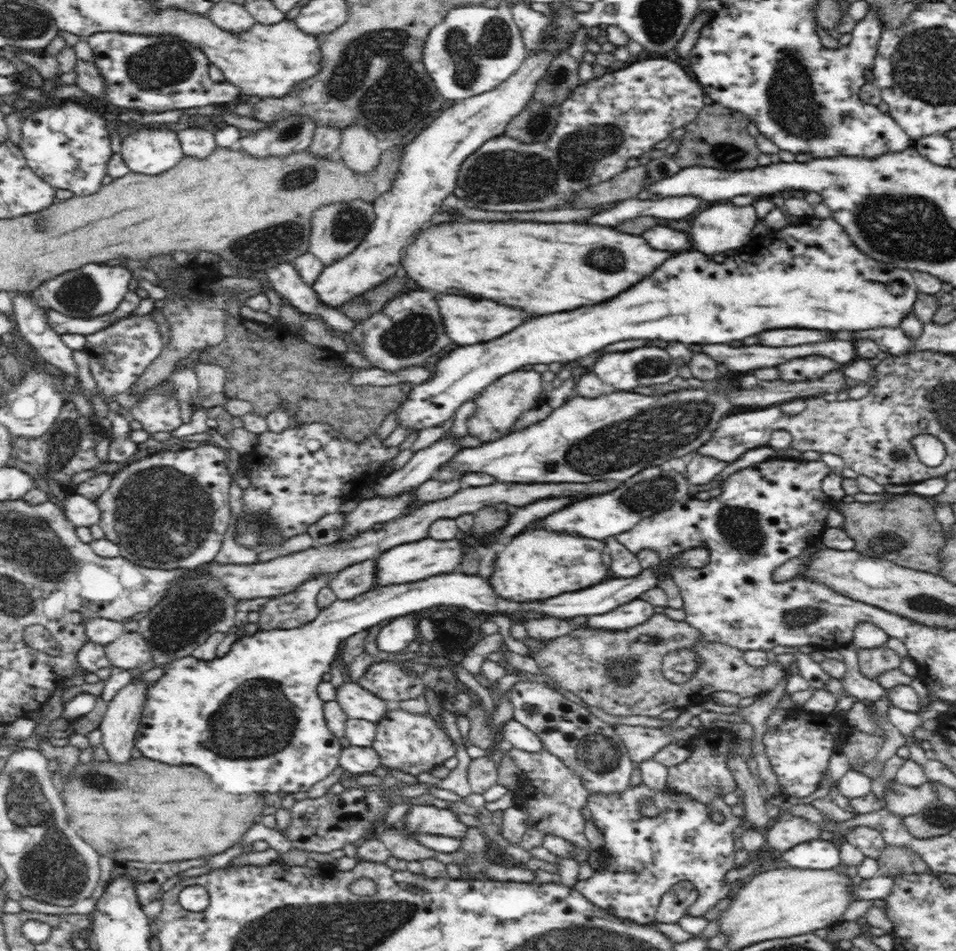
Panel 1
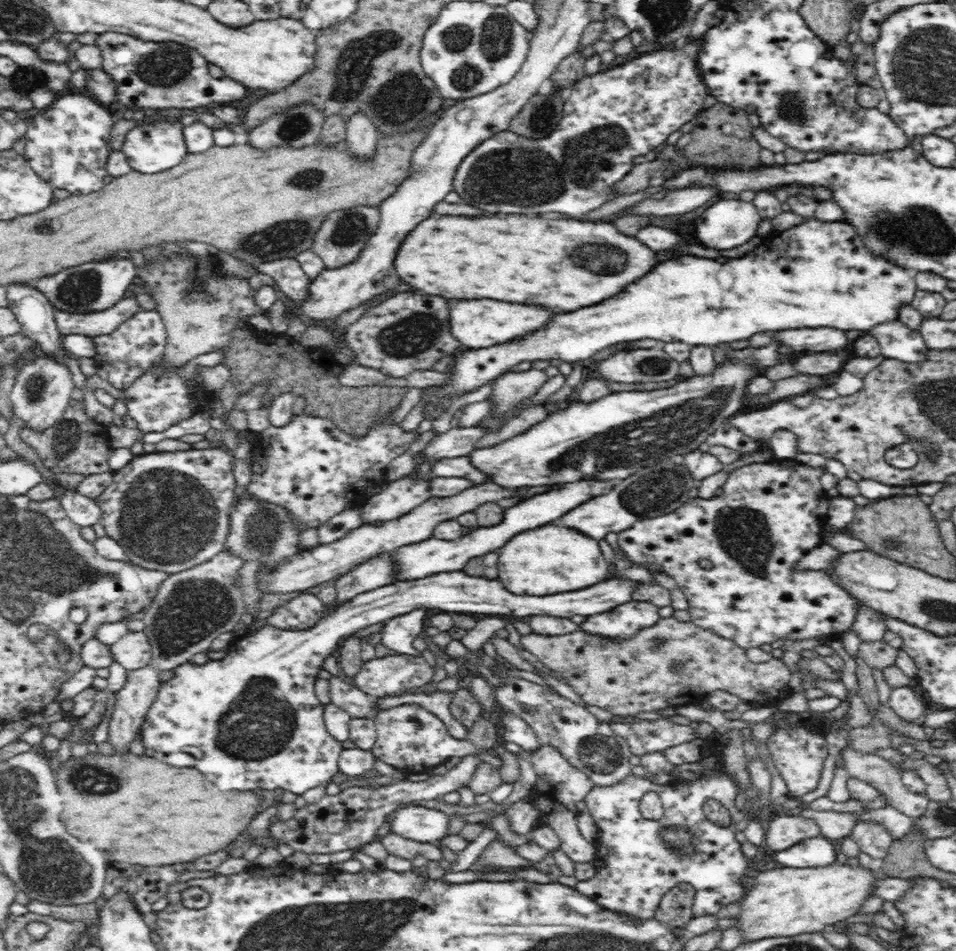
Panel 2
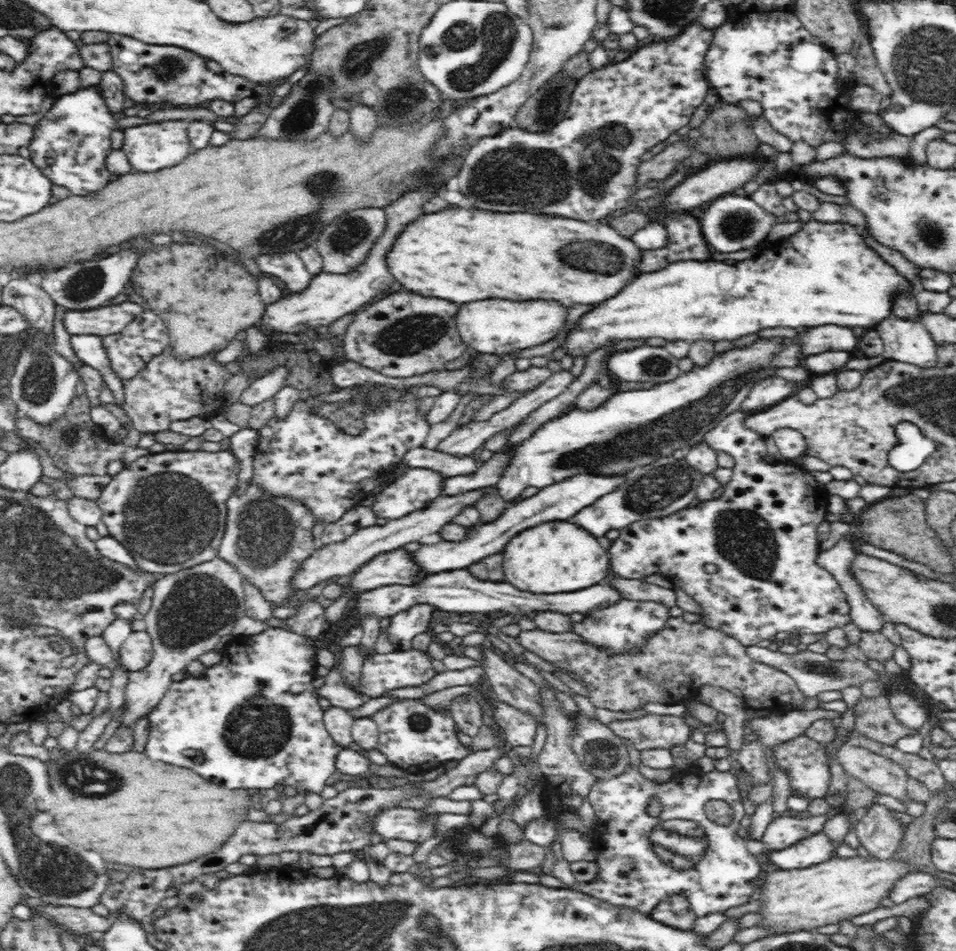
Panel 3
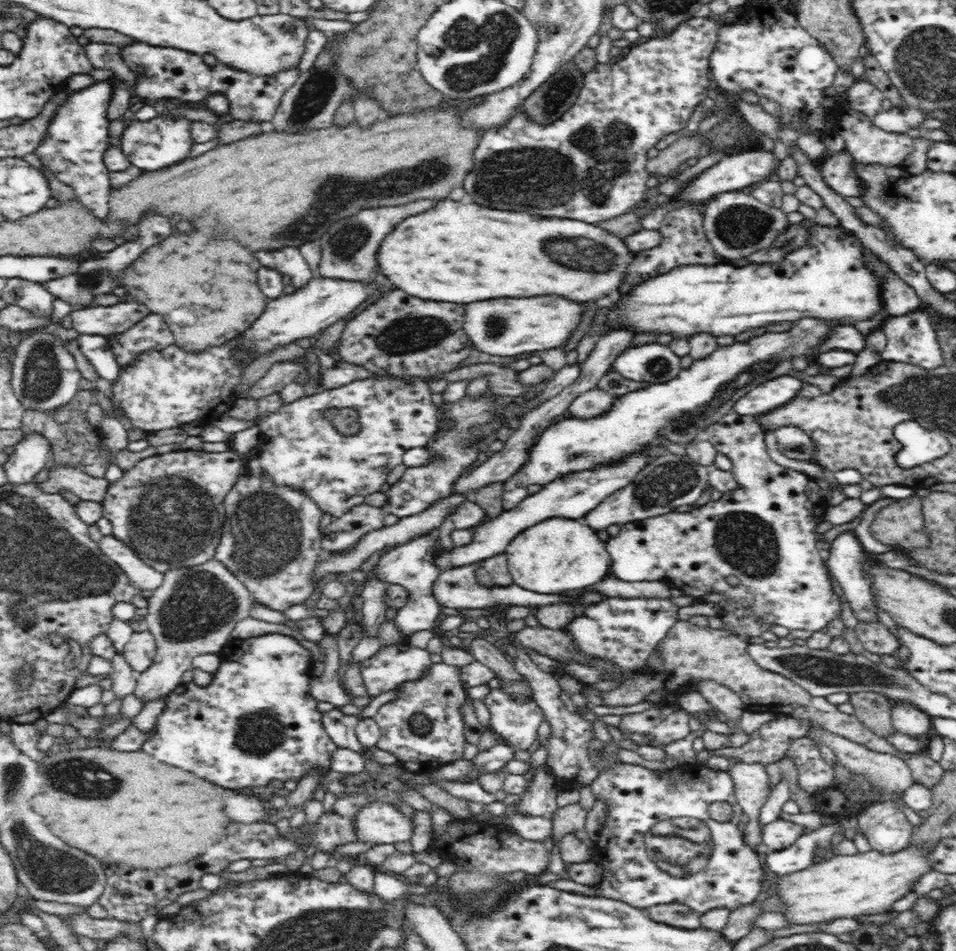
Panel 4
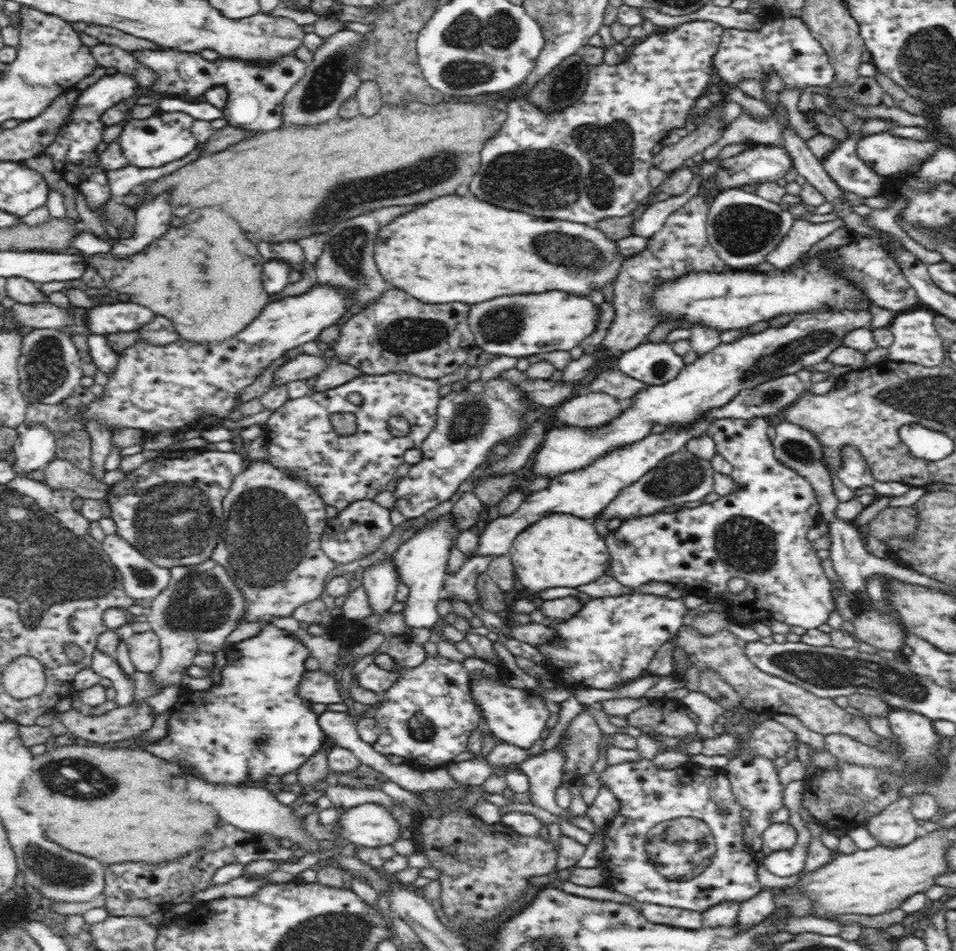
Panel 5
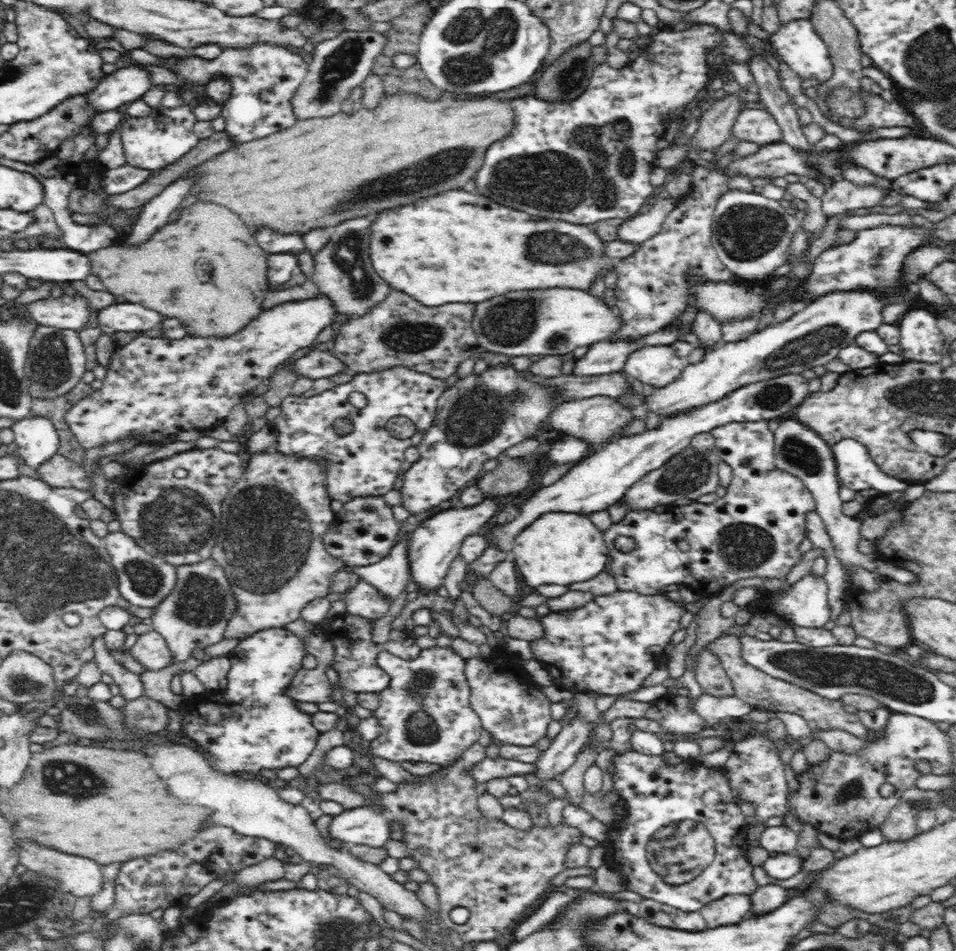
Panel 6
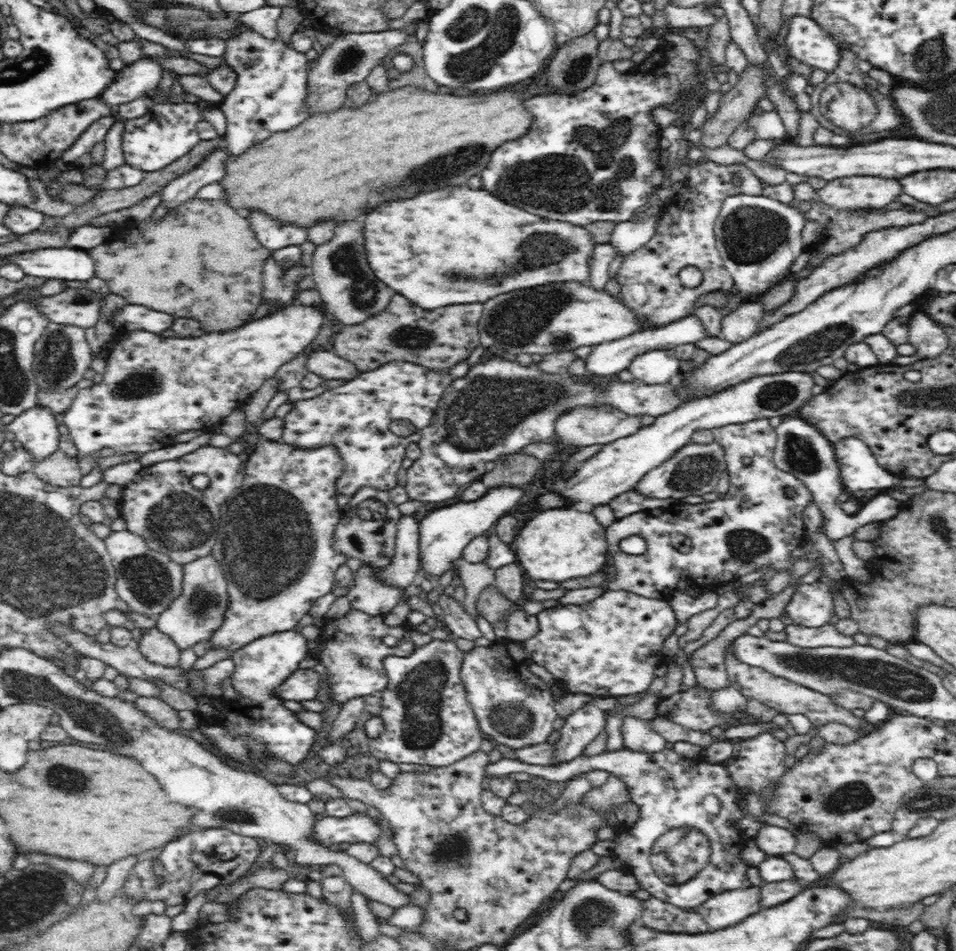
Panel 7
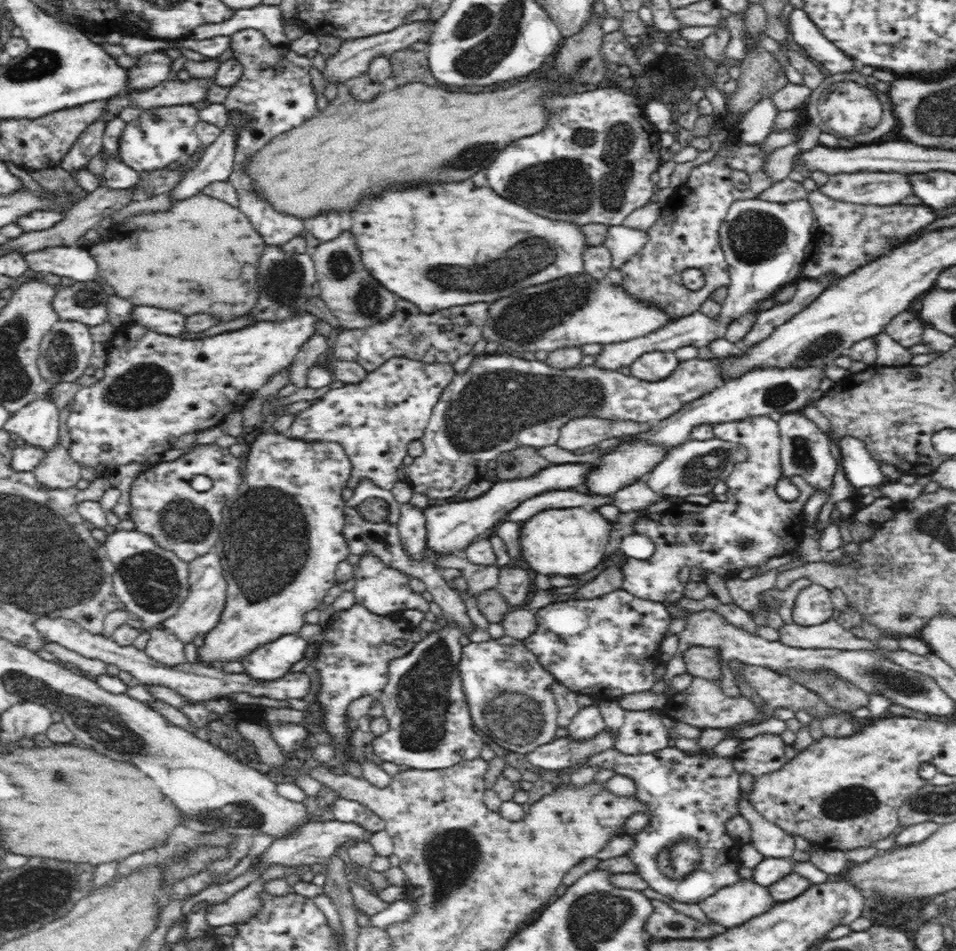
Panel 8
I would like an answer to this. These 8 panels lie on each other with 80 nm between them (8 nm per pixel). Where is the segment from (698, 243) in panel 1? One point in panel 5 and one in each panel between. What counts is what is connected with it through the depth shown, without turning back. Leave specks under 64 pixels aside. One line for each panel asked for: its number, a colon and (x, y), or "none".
2: (726, 224)
3: (730, 223)
4: (736, 224)
5: (743, 227)

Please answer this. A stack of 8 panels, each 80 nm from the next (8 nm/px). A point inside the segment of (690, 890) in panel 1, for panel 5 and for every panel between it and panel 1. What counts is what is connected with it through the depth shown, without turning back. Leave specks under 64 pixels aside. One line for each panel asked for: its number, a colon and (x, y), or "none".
2: (675, 909)
3: (675, 911)
4: (675, 914)
5: (657, 914)

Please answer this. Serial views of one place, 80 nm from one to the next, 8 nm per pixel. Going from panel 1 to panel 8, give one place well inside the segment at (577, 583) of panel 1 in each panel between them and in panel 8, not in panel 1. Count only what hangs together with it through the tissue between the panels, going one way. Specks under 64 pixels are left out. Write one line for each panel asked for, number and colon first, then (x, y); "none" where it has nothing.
2: (551, 559)
3: (554, 557)
4: (558, 554)
5: (559, 550)
6: (550, 551)
7: (557, 545)
8: (569, 541)

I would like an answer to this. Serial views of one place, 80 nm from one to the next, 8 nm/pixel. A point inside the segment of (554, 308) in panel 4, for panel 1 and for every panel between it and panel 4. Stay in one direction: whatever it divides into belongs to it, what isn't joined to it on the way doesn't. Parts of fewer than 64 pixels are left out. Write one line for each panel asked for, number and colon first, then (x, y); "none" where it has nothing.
1: (467, 322)
2: (478, 324)
3: (498, 327)

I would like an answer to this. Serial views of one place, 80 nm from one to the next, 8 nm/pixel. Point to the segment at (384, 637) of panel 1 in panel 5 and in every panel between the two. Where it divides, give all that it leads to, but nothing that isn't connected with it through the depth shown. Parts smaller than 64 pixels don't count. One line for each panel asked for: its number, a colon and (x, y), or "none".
2: (398, 634)
3: (402, 627)
4: (410, 564)
5: (421, 561)

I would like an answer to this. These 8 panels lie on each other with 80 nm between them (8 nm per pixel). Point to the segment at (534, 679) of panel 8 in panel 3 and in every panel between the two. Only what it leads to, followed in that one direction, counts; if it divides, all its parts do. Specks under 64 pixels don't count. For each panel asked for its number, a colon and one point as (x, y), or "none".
3: (519, 728)
4: (516, 723)
5: (518, 717)
6: (519, 717)
7: (515, 709)

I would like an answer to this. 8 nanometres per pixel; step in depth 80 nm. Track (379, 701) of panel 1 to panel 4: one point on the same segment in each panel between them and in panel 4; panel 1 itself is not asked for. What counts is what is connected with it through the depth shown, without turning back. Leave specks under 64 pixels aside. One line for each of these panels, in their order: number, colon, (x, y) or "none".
2: (358, 705)
3: (340, 695)
4: (328, 687)

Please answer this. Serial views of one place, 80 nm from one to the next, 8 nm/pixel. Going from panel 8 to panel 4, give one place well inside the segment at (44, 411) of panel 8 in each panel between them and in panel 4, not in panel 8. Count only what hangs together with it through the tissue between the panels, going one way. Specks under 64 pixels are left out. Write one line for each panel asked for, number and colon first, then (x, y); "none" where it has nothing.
4: (29, 456)
5: (34, 447)
6: (36, 438)
7: (37, 430)

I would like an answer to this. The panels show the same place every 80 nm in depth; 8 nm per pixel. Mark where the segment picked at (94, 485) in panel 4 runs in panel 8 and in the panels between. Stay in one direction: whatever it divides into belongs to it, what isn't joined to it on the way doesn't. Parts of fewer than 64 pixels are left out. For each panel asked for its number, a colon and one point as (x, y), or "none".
5: (59, 473)
6: (59, 471)
7: (58, 469)
8: (57, 469)

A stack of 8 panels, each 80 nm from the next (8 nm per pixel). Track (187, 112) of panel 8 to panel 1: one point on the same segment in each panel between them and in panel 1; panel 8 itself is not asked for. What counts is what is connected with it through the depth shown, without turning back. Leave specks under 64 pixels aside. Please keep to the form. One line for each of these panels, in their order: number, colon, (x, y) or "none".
1: (149, 151)
2: (151, 148)
3: (149, 147)
4: (160, 142)
5: (153, 142)
6: (153, 142)
7: (161, 136)

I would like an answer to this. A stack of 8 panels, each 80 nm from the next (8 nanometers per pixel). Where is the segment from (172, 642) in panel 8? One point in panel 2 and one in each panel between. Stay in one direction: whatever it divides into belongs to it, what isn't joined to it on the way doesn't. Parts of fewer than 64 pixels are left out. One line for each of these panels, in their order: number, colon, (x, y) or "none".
2: (133, 651)
3: (136, 651)
4: (140, 651)
5: (143, 647)
6: (149, 649)
7: (156, 647)

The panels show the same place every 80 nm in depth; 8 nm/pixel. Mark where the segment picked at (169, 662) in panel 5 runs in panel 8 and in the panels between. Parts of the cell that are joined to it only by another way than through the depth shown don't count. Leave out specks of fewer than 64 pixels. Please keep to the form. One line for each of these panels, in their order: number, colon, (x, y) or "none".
6: (195, 614)
7: (192, 618)
8: (207, 594)

